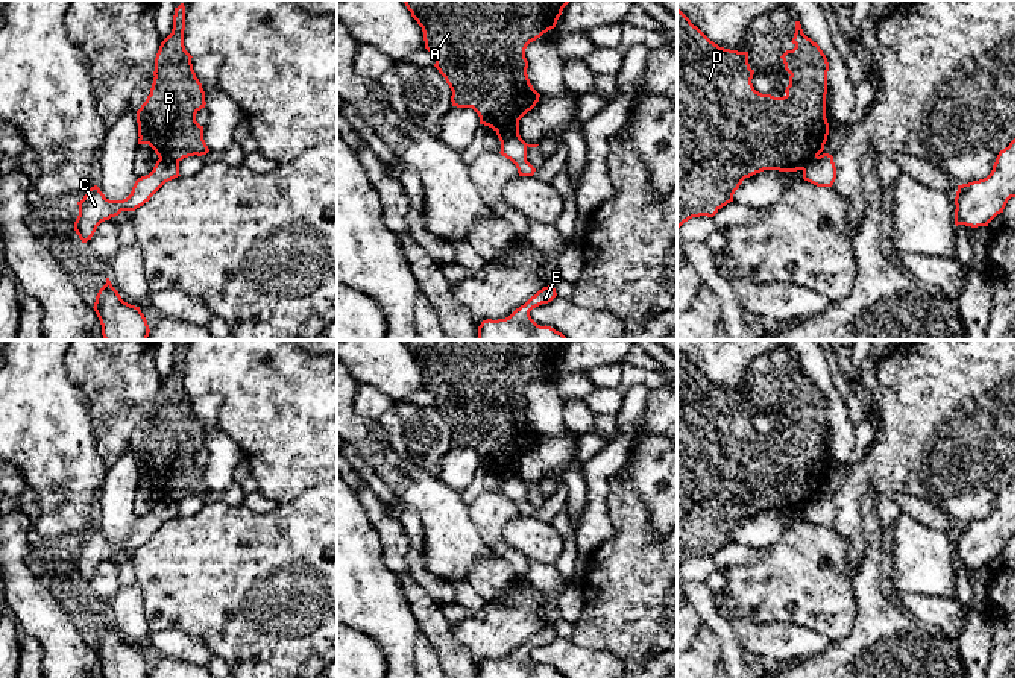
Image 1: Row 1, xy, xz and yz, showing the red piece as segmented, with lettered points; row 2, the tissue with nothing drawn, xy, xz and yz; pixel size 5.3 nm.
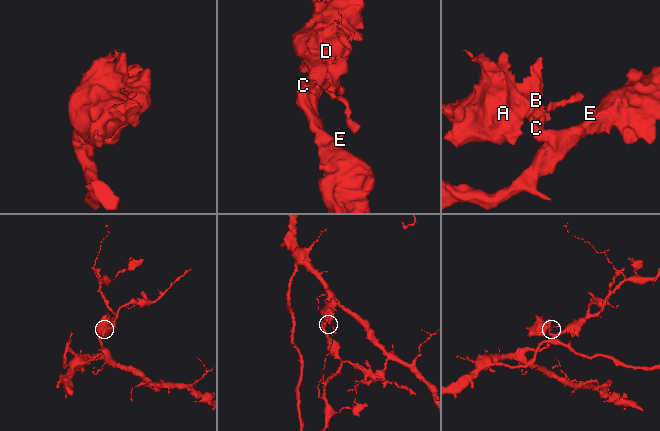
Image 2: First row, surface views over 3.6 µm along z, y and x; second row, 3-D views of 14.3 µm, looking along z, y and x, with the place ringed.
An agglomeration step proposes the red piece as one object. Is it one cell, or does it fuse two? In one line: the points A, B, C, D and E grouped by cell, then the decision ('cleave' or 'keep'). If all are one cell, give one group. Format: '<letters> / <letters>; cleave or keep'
A B D / C E; cleave

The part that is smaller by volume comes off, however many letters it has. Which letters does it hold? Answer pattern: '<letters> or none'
A, B, D

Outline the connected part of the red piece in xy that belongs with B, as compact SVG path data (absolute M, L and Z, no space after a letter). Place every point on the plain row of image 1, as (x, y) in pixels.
M185 346L175 348L172 373L155 398L153 423L137 451L138 484L149 484L159 499L179 502L209 492L196 454L205 448L205 431L184 386Z

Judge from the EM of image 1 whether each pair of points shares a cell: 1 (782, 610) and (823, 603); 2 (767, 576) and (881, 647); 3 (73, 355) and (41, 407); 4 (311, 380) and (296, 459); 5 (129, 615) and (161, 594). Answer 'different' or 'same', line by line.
1: same
2: different
3: different
4: same
5: different

